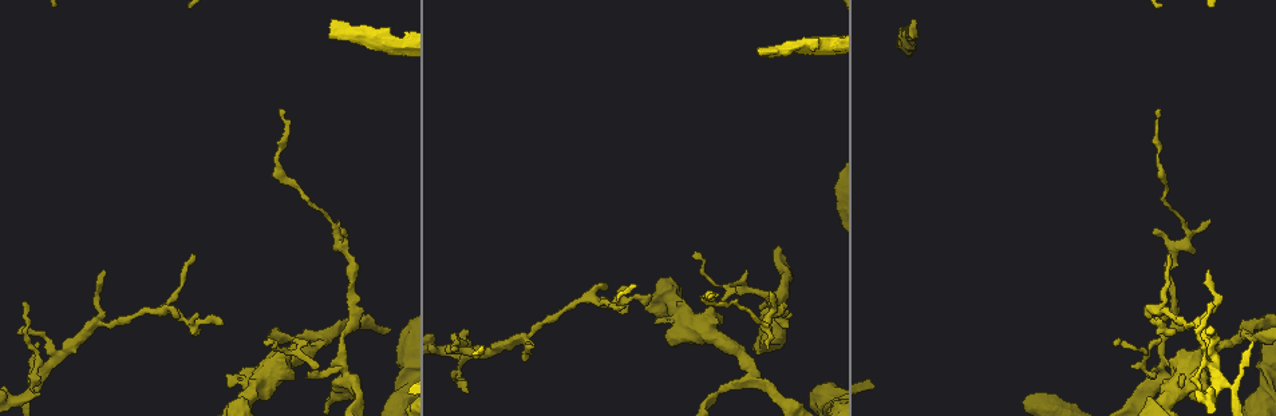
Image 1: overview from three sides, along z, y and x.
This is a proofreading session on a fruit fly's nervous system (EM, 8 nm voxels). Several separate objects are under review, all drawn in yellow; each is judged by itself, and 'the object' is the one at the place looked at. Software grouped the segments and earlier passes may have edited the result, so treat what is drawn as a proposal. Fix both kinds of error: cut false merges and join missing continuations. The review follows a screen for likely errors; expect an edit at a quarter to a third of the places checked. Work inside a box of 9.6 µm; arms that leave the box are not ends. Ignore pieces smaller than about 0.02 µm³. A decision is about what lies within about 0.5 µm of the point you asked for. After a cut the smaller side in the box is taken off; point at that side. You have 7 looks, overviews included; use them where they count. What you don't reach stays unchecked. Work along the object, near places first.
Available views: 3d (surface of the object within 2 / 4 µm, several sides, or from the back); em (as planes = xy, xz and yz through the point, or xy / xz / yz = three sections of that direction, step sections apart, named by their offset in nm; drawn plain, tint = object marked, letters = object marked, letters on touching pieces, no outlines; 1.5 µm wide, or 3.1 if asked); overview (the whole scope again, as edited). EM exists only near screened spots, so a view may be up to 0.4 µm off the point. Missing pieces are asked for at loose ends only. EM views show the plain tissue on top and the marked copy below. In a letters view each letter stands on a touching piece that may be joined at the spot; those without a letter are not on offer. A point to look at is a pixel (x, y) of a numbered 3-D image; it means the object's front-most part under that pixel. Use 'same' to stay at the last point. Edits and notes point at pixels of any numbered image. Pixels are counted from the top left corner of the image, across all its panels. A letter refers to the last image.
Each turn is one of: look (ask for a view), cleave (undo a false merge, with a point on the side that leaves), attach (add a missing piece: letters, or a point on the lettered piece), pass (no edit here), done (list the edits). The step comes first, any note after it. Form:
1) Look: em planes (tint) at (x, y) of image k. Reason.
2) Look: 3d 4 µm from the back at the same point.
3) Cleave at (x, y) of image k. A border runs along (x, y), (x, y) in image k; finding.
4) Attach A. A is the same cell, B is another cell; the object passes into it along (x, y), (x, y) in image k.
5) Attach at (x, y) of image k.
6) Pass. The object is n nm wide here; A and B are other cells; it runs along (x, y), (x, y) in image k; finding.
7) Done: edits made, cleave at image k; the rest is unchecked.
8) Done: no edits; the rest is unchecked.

Look: 3d 2 µm at (622, 307) of image 1.

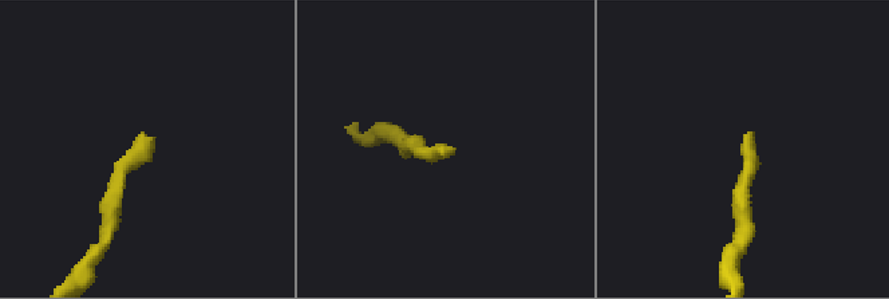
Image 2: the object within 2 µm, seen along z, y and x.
Look: em planes (letters) at (745, 136) of image 2.

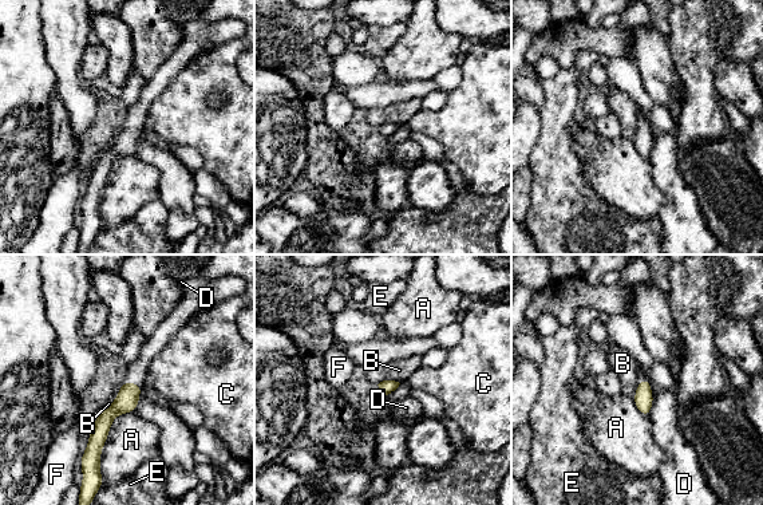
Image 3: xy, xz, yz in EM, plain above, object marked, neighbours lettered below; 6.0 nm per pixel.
Pass. The object is 80 nm wide here; A, B, C, D, E and F are other cells; a border runs along (122, 385), (91, 431) in image 3; none of them fits.

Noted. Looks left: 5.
Look: em planes (letters) at (1116, 347) of image 1. Free end.

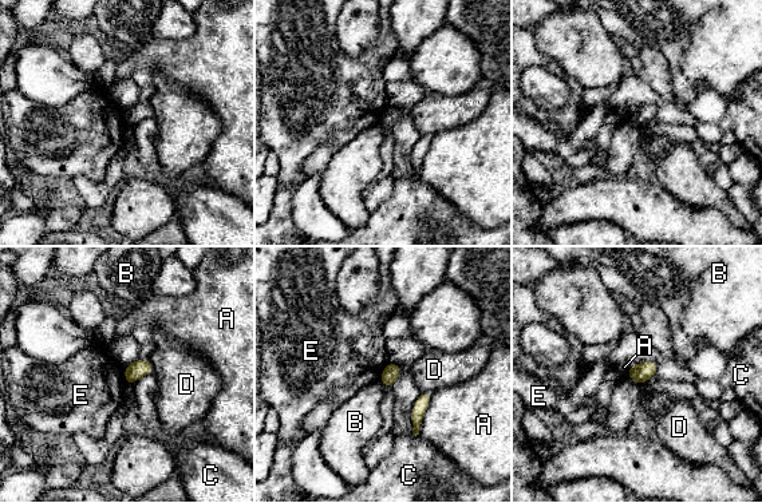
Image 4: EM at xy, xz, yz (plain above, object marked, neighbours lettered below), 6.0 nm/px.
Pass. A, B, C, D and E are other cells; a border runs along (421, 392), (411, 411), (411, 427) in image 4; no lettered piece goes on from it.

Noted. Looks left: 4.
Look: 3d 4 µm at (343, 231) of image 1. Branch stops here.

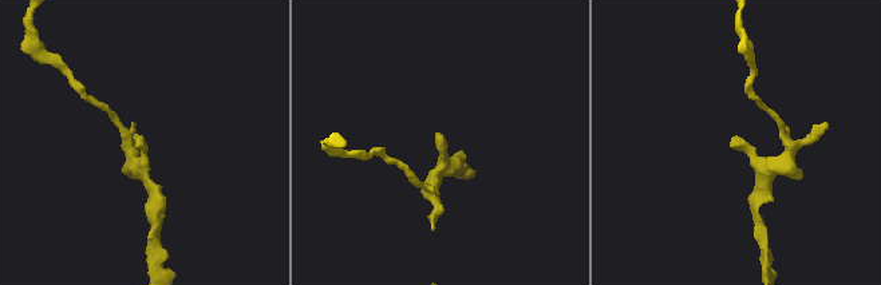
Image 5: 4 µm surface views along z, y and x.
Look: em planes (letters) at (436, 136) of image 5. Shape alone is not enough.

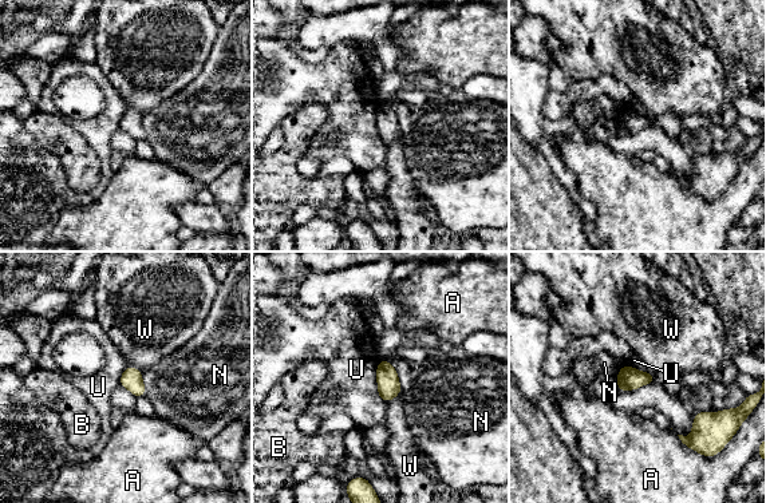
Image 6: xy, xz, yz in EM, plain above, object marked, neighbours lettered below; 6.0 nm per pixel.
Pass. A, B, N, U and W are other cells; a border runs along (379, 360), (375, 392) in image 6; none of them fits.

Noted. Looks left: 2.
Done: no edits; the rest is unchecked.

